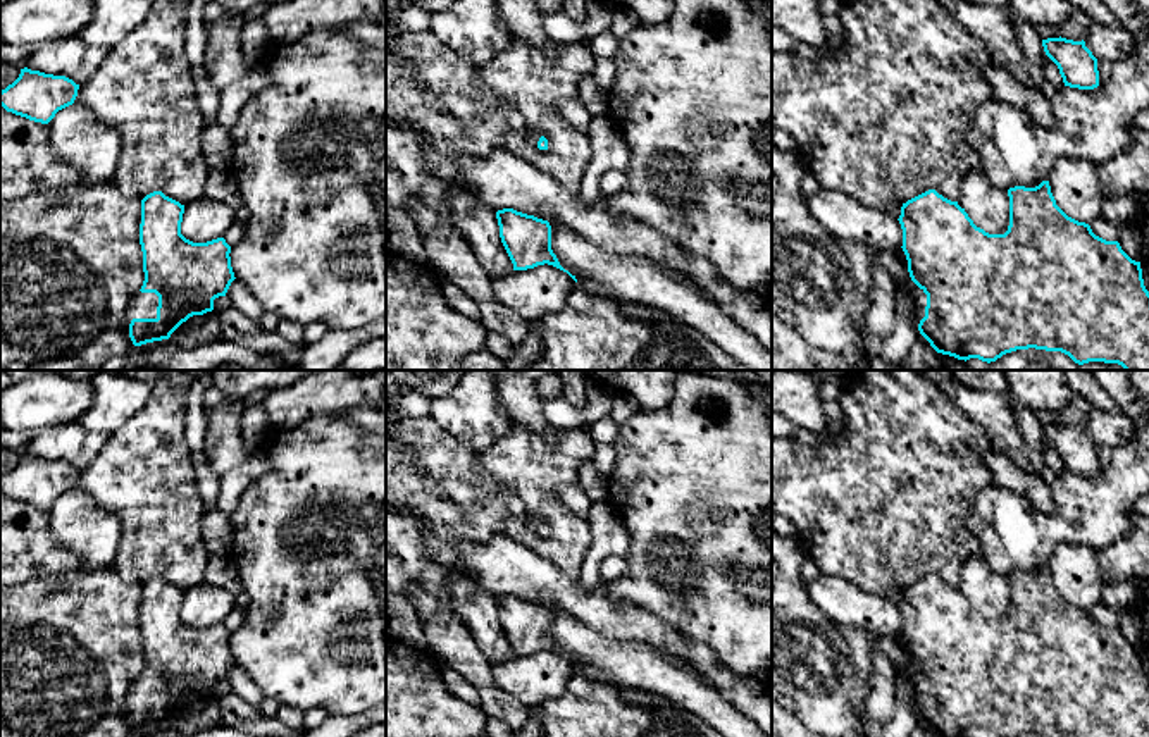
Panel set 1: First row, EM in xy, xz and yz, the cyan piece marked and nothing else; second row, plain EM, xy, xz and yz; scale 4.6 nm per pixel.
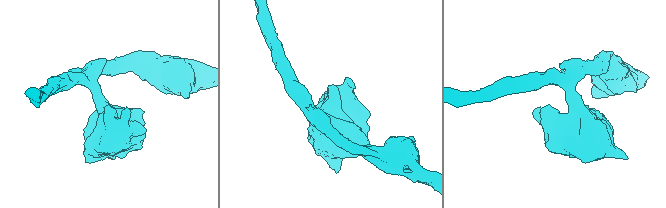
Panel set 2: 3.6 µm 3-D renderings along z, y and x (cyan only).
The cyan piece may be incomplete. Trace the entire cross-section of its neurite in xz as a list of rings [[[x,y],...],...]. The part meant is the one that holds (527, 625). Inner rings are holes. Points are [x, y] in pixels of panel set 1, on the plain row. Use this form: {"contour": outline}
{"contour": [[[513,594],[498,596],[496,604],[500,611],[500,623],[513,649],[513,656],[527,656],[548,649],[567,658],[577,668],[575,661],[560,651],[556,641],[551,635],[551,611],[548,606],[517,598]]]}

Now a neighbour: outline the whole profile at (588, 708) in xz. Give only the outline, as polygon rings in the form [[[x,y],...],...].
[[[574,675],[565,692],[537,706],[543,737],[722,737],[686,709],[625,703],[610,685]]]

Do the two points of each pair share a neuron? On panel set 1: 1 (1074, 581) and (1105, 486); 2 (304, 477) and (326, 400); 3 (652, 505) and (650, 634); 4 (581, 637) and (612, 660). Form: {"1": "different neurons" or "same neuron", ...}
{"1": "different neurons", "2": "different neurons", "3": "different neurons", "4": "same neuron"}

